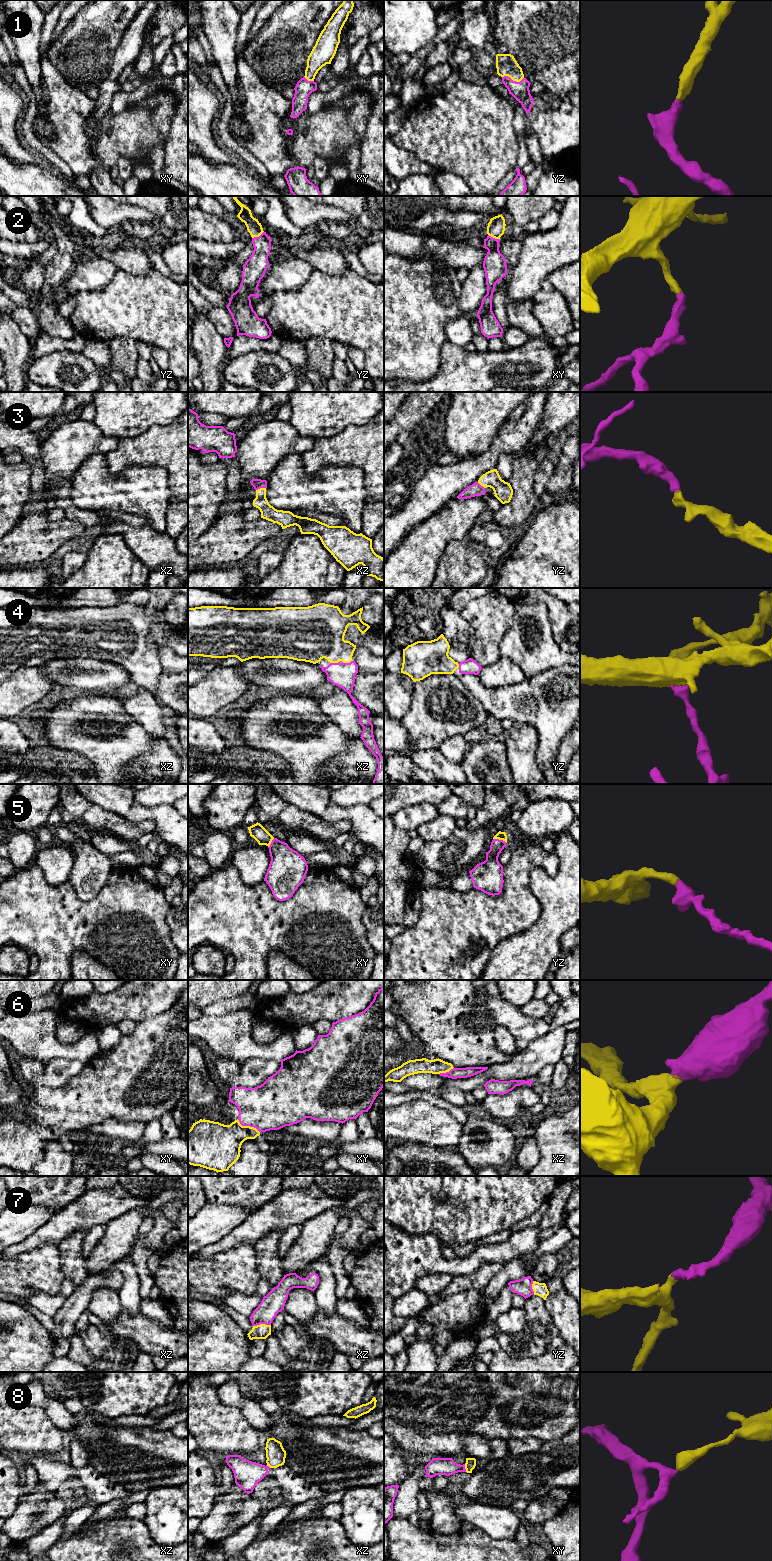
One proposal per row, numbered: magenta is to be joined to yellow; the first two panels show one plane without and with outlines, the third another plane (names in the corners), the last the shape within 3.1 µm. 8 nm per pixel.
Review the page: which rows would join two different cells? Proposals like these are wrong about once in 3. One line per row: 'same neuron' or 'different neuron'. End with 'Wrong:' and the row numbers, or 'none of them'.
1: same neuron
2: same neuron
3: same neuron
4: same neuron
5: same neuron
6: same neuron
7: same neuron
8: different neuron
Wrong: 8

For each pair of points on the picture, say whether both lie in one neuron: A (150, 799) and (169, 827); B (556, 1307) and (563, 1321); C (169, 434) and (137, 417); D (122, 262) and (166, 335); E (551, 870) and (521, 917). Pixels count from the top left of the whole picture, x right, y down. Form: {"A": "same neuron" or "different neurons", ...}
{"A": "different neurons", "B": "same neuron", "C": "different neurons", "D": "different neurons", "E": "same neuron"}

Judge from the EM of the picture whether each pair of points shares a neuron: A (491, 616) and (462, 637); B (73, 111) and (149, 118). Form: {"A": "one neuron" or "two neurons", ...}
{"A": "two neurons", "B": "one neuron"}

